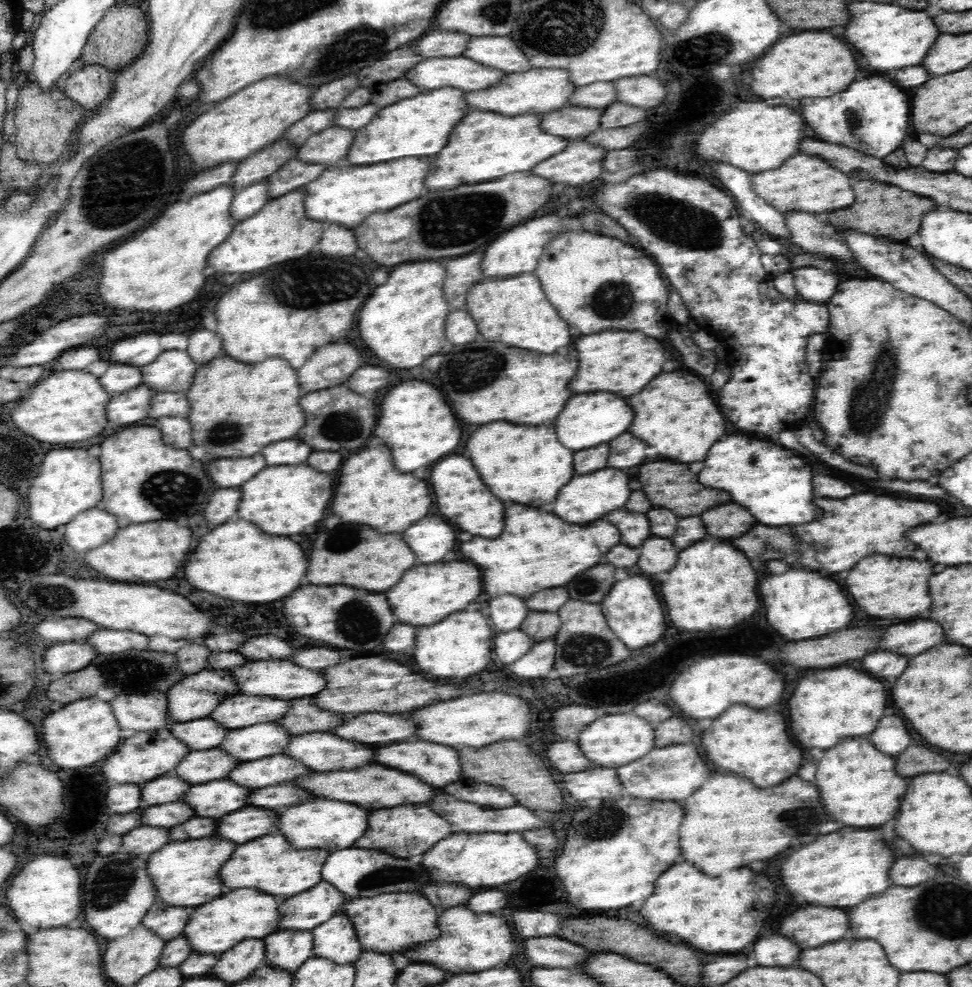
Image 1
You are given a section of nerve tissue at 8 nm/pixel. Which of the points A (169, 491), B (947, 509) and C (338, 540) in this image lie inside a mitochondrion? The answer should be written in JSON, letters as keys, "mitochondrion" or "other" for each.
{"A":"mitochondrion","B":"other","C":"mitochondrion"}

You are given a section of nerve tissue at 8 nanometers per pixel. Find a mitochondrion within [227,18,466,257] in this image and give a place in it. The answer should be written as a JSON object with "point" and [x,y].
{"point":[344,53]}

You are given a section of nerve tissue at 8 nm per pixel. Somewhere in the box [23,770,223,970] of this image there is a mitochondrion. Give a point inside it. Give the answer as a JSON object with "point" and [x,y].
{"point":[111,891]}

